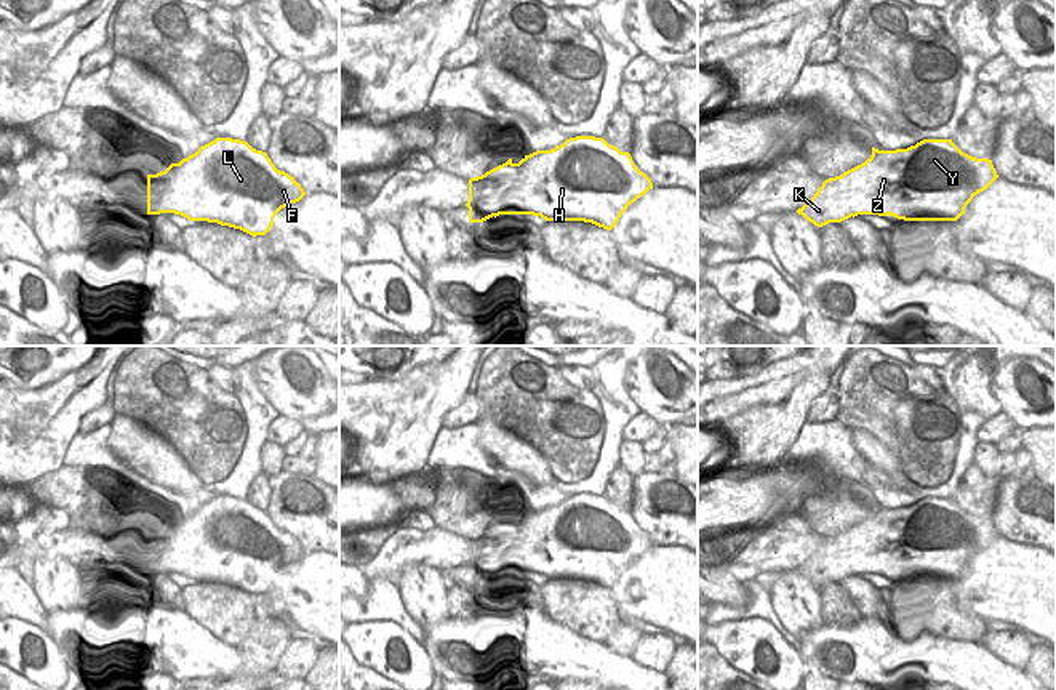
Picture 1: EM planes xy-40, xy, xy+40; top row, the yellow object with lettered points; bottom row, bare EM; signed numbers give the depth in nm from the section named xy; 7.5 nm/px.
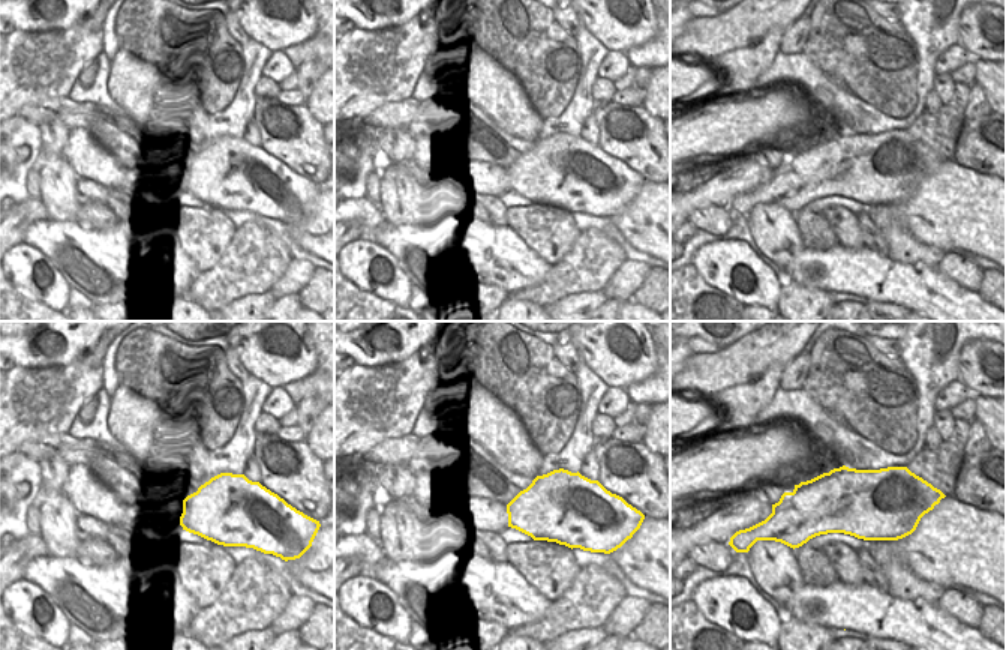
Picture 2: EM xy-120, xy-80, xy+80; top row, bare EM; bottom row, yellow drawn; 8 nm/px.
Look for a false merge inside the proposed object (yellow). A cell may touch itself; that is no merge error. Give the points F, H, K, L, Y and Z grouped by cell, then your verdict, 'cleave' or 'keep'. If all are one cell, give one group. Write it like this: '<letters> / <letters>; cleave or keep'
F H K L Y Z; keep

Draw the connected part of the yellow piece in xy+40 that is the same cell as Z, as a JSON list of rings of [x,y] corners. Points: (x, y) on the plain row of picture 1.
[[[923,498],[896,509],[872,506],[872,514],[864,522],[826,538],[797,572],[818,586],[858,573],[890,573],[904,580],[957,580],[973,556],[997,536],[992,519],[962,511],[952,498]]]

